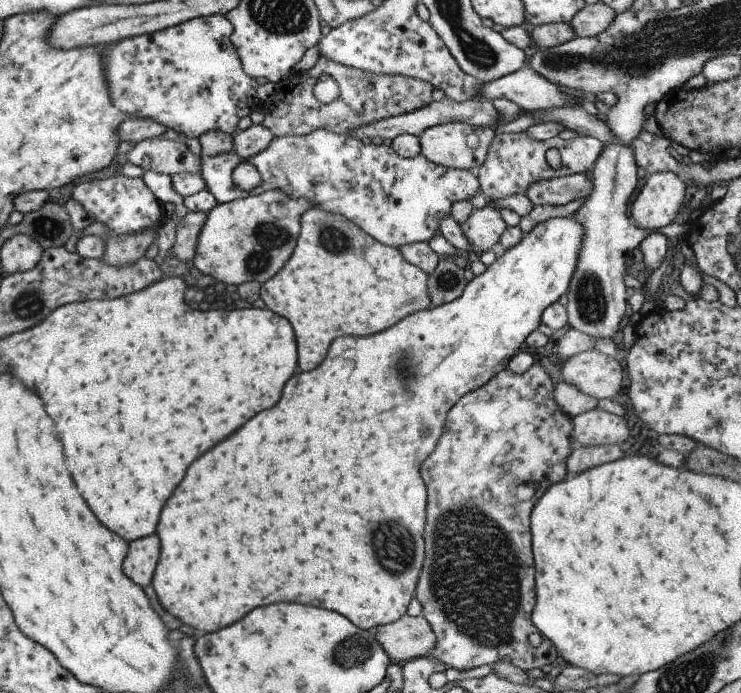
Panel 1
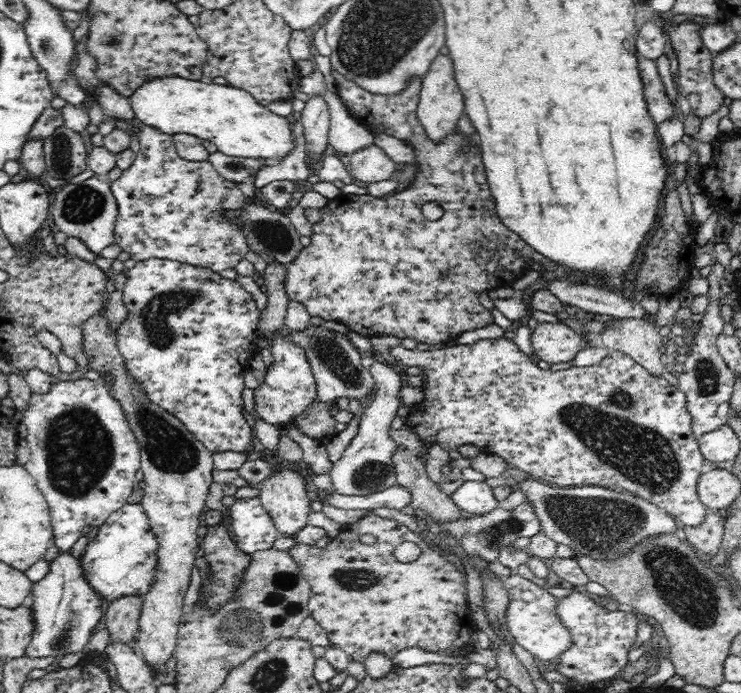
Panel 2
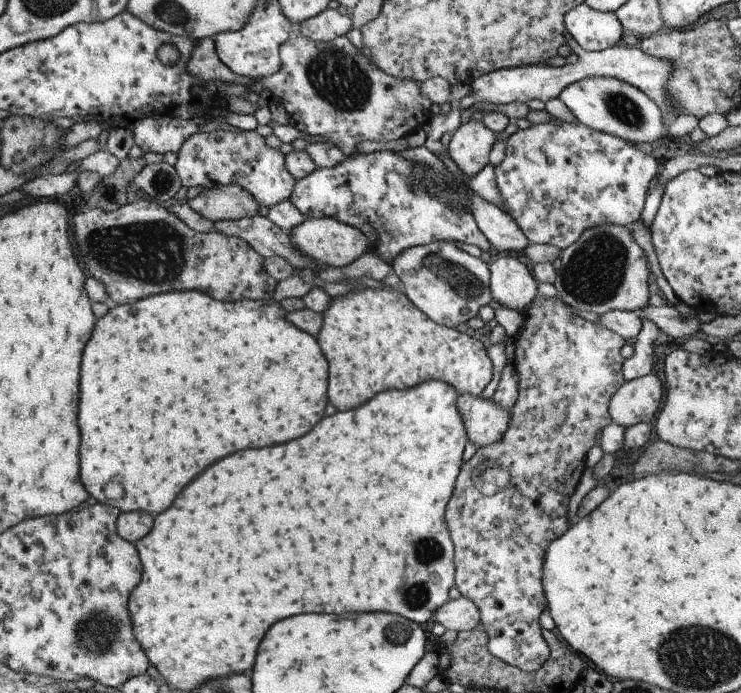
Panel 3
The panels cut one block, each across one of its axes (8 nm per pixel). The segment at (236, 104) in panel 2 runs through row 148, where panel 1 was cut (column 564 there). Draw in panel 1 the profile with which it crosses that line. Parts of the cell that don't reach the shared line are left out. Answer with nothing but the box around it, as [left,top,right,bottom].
[151,216,582,632]

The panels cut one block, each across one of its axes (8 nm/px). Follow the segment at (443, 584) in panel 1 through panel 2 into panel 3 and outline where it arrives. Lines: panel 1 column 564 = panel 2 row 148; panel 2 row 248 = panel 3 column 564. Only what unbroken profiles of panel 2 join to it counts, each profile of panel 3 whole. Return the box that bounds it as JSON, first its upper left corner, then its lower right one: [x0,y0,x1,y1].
[444,294,625,674]

